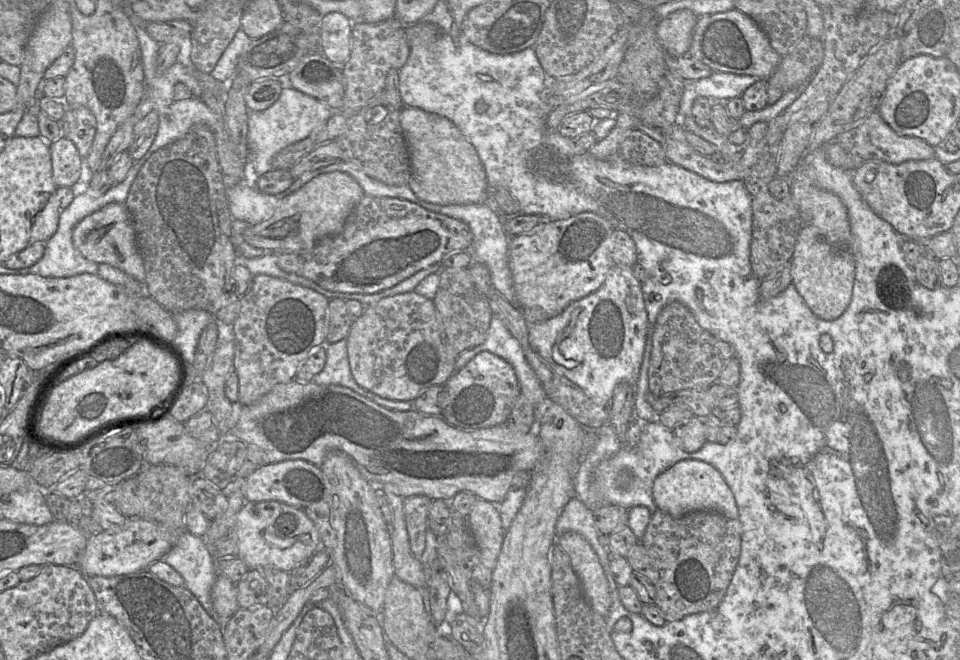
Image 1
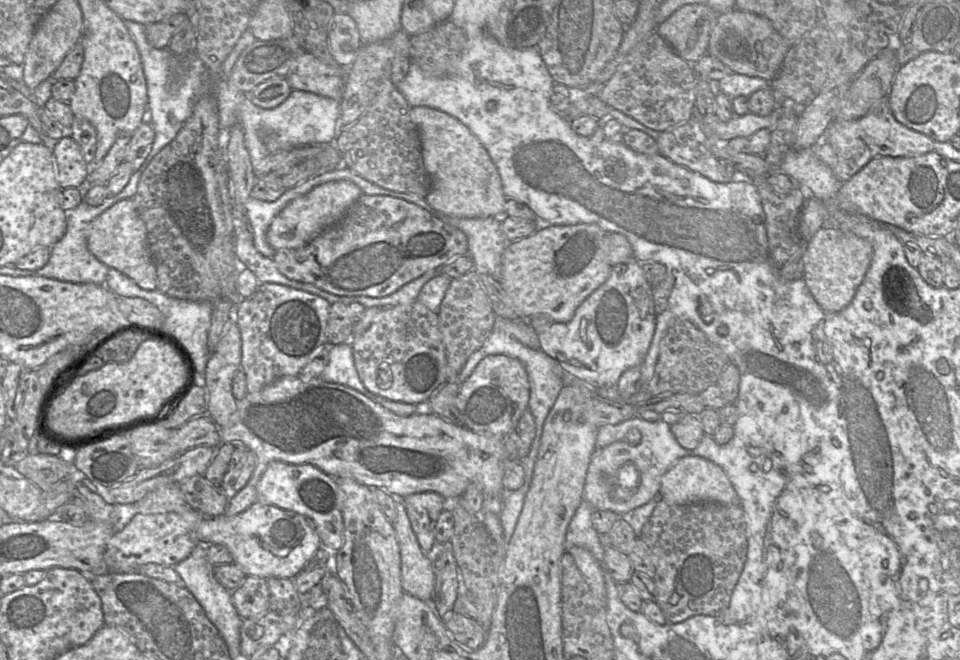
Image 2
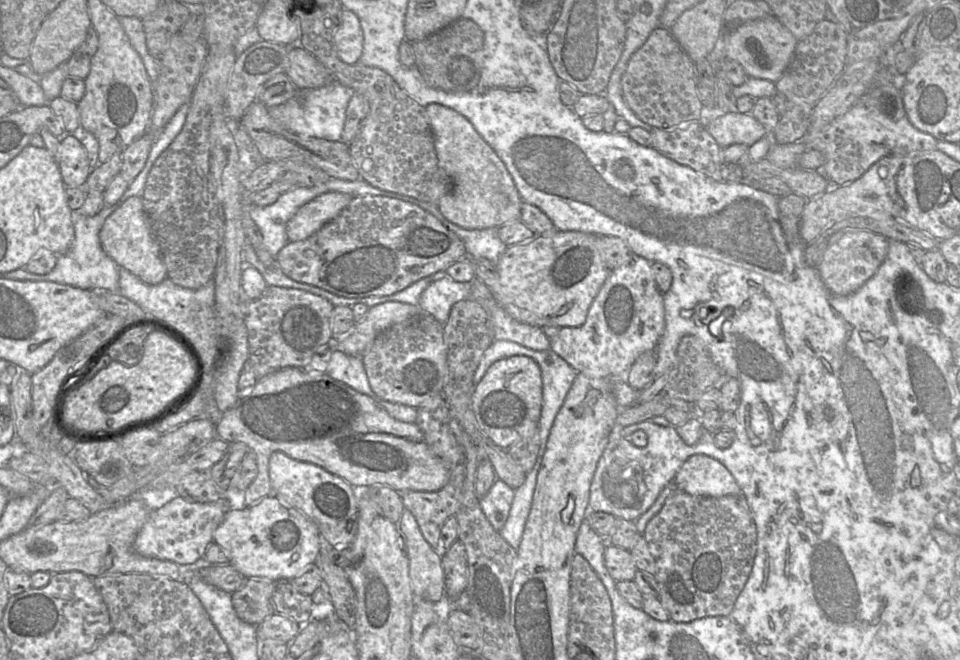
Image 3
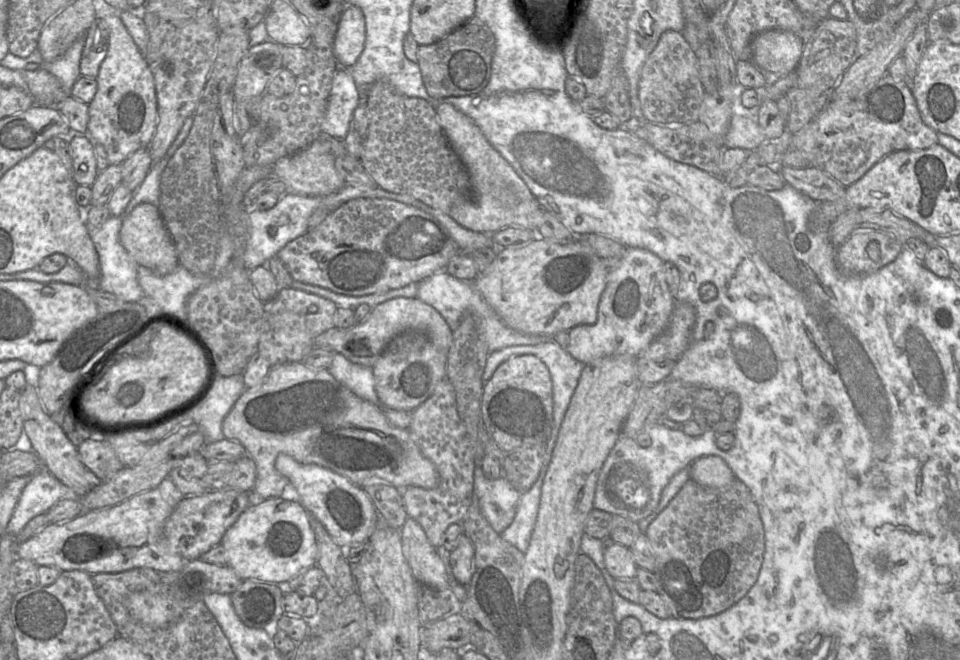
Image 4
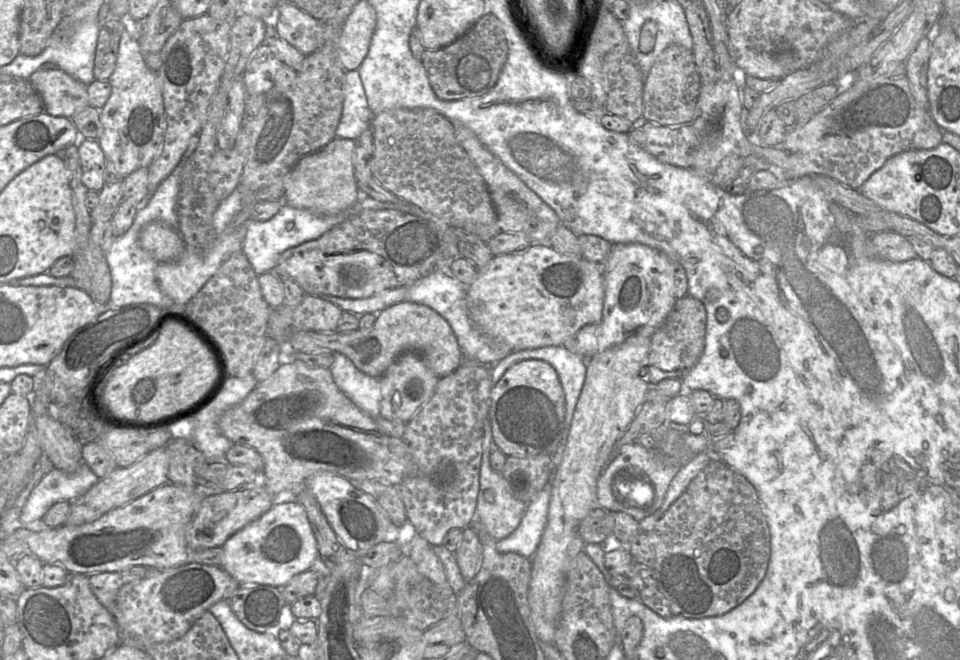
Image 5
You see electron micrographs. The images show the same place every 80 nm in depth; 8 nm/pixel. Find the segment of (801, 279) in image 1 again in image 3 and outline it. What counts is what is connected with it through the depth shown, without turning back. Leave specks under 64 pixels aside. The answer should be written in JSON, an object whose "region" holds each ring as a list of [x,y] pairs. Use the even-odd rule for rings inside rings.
{"region":[[[871,231],[844,233],[830,244],[816,267],[821,280],[834,295],[847,296],[860,289],[878,270],[886,258],[889,239]]]}

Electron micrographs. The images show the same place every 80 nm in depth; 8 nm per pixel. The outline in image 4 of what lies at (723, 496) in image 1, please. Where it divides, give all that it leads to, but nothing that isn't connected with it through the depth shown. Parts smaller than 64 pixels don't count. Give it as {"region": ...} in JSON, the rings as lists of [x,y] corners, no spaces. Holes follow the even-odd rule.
{"region":[[[714,455],[702,456],[689,465],[690,479],[709,488],[723,488],[735,478],[729,465]]]}

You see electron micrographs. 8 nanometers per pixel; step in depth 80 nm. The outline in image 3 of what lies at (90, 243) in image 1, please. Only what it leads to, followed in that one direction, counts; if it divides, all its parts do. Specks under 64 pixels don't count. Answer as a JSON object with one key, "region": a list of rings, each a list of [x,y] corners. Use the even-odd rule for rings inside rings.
{"region":[[[131,196],[119,202],[104,221],[99,232],[99,239],[104,252],[120,268],[128,270],[144,283],[157,285],[167,278],[167,269],[140,197]]]}

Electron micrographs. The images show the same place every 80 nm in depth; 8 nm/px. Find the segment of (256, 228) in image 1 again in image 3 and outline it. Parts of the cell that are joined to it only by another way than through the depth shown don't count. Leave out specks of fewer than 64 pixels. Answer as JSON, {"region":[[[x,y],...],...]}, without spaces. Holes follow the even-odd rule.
{"region":[[[326,192],[315,197],[300,207],[287,222],[288,241],[297,242],[311,237],[336,218],[352,199],[352,196],[340,192]]]}

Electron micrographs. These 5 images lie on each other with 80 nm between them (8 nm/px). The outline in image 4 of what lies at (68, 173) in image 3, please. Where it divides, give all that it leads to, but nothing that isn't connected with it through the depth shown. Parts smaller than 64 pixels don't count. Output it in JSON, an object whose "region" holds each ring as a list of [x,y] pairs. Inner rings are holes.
{"region":[[[84,135],[73,136],[69,141],[76,185],[91,187],[98,175],[93,145],[91,138]]]}

